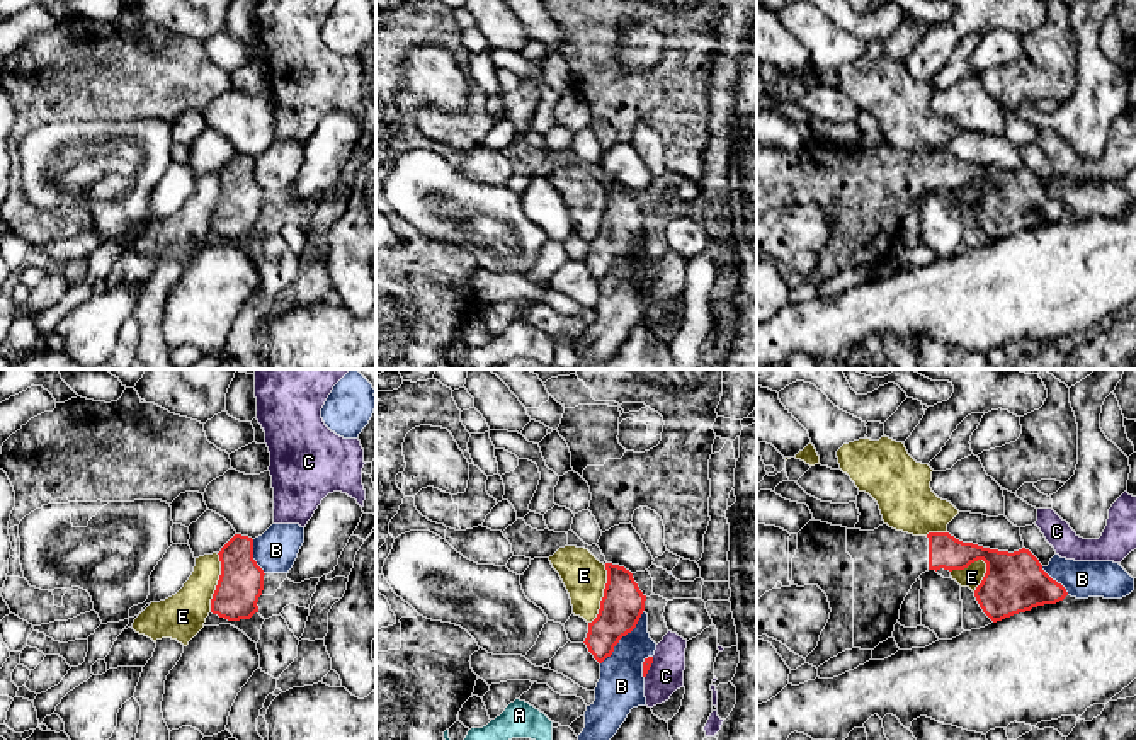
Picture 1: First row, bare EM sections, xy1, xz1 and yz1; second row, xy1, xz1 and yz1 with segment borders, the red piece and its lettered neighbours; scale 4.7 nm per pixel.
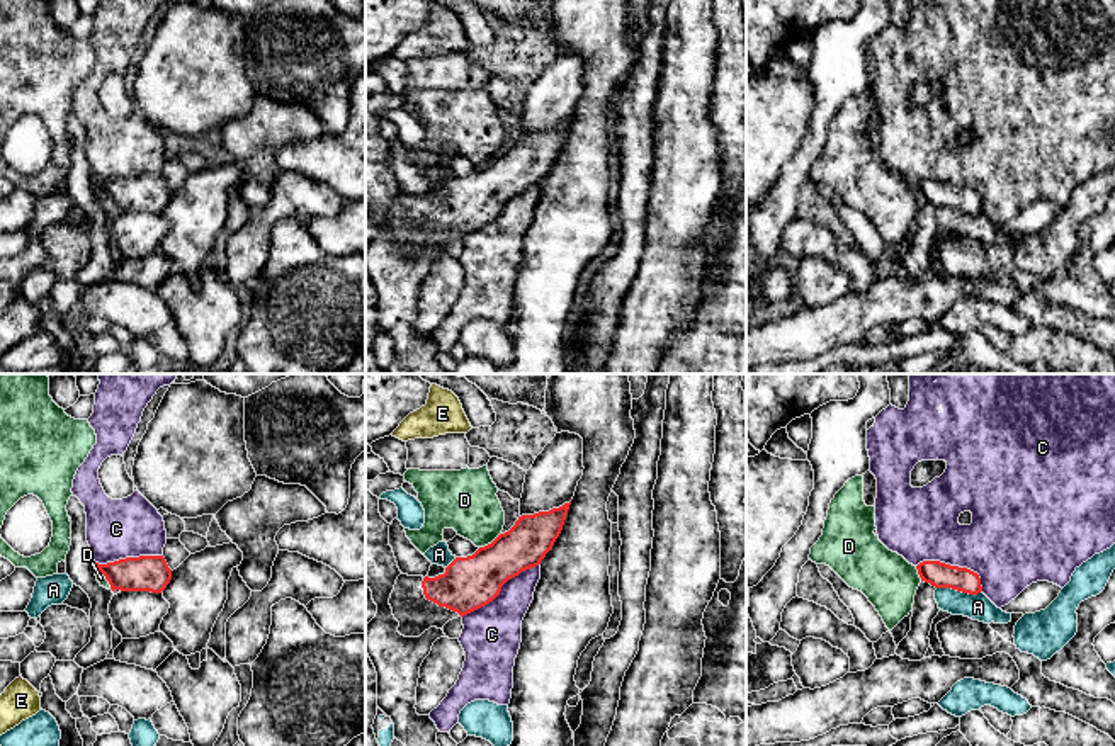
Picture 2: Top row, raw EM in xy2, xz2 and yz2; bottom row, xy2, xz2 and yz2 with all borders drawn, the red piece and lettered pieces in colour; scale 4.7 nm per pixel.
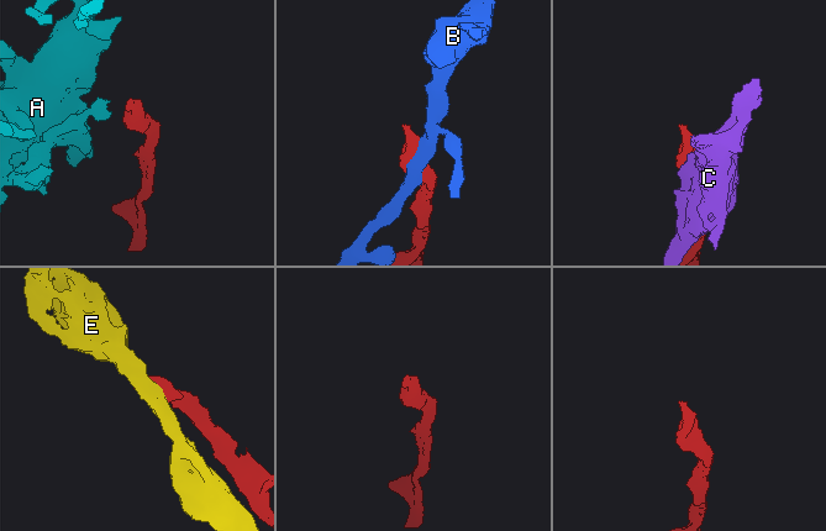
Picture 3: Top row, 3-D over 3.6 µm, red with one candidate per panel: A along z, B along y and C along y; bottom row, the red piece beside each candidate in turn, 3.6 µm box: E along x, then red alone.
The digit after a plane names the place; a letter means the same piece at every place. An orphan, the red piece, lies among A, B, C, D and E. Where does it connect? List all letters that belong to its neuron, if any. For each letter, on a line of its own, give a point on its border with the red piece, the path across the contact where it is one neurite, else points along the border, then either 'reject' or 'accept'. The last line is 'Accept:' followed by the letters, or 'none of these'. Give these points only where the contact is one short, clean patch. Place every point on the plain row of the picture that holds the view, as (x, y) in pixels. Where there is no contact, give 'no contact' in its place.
A: meets red in yz2 at (959, 209); border along yz2 (937, 206), (950, 206), (969, 213), (981, 211); reject
B: meets red in xz1 at (623, 254); reject
C: meets red in xz2 at (500, 209); reject
D: meets red in xz2 at (492, 162); border along xz2 (500, 152), (480, 167); reject
E: meets red in yz1 at (968, 184); reject
Accept: none of these

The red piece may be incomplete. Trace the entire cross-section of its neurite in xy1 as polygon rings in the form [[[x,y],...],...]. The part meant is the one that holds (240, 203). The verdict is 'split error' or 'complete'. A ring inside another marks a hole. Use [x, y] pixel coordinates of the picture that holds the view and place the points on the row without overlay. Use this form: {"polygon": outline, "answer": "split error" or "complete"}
{"polygon": [[[235,153],[218,174],[221,194],[211,218],[211,231],[228,240],[250,238],[258,231],[265,194],[253,179],[253,158]]], "answer": "complete"}

